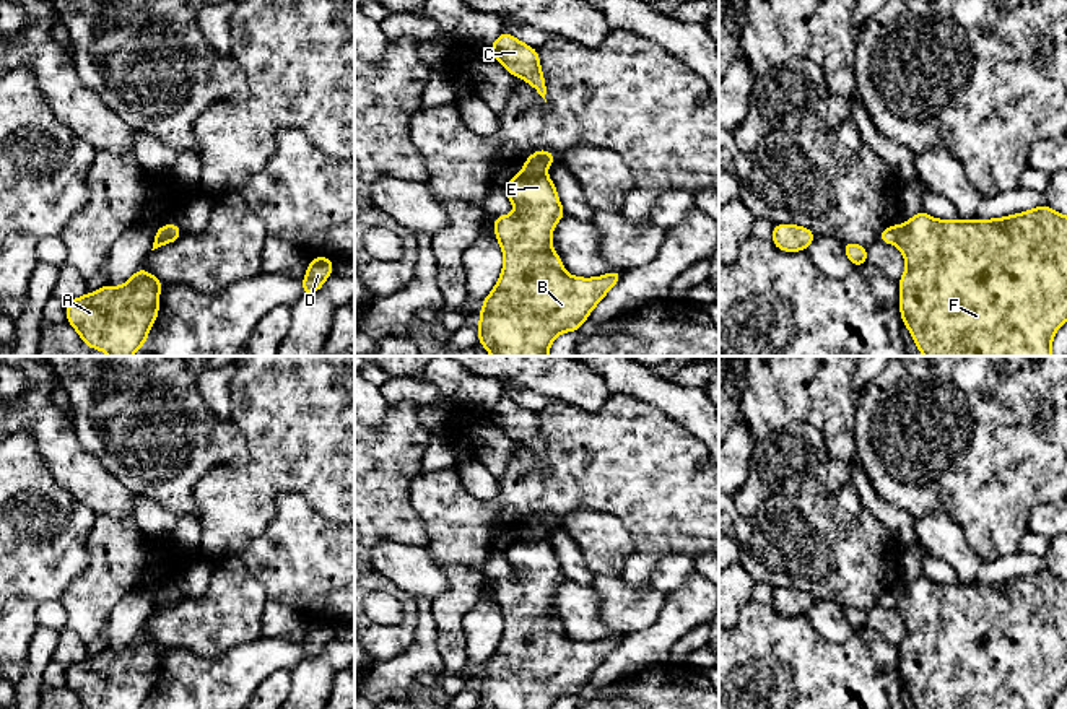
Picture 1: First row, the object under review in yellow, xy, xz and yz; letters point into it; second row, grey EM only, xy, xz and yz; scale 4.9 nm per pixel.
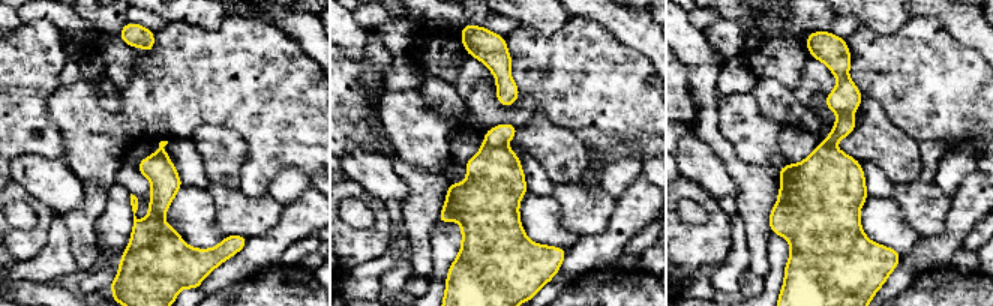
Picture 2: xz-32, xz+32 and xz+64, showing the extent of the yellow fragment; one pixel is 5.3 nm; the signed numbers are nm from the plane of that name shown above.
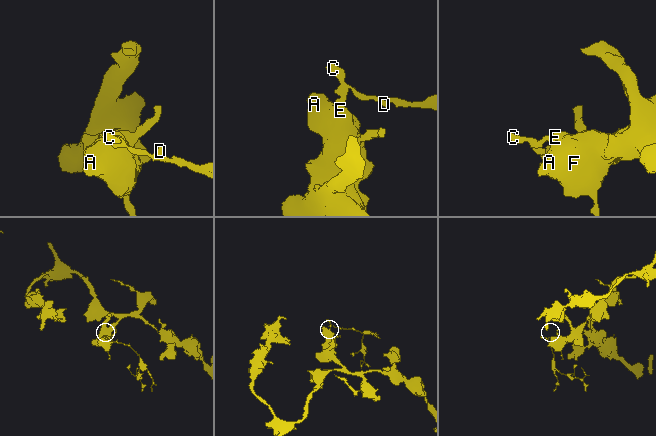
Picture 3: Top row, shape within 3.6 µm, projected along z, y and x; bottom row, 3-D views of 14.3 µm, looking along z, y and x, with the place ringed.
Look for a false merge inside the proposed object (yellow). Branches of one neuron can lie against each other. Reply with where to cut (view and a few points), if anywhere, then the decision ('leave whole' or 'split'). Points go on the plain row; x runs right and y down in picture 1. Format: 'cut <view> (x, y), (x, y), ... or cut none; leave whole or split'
cut xz (524, 530), (544, 535); split

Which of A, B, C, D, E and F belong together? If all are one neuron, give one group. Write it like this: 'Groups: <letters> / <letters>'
Groups: A B E F / C D

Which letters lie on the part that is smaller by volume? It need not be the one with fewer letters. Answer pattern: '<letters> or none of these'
C, D

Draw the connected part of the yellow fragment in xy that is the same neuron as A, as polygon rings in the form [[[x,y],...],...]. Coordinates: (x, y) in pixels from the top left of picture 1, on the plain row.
[[[140,631],[124,650],[107,647],[67,667],[67,686],[85,709],[145,709],[158,681],[163,649]]]

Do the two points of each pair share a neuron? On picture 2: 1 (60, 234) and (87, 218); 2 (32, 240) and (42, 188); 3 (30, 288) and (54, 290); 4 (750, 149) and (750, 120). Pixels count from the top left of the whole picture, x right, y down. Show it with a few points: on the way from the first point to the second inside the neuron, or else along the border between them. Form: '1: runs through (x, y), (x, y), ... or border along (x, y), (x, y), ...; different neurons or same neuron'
1: border along (57, 215), (66, 230), (69, 252), (77, 264); different neurons
2: border along (15, 182), (56, 213); different neurons
3: runs through (36, 290), (48, 290); same neuron
4: runs through (750, 141), (750, 128); same neuron

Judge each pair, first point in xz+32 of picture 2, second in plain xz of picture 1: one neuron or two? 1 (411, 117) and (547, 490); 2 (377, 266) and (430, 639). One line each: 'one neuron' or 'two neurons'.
1: one neuron
2: one neuron

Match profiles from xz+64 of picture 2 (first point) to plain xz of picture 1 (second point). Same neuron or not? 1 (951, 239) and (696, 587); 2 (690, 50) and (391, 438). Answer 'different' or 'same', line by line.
1: same
2: different

